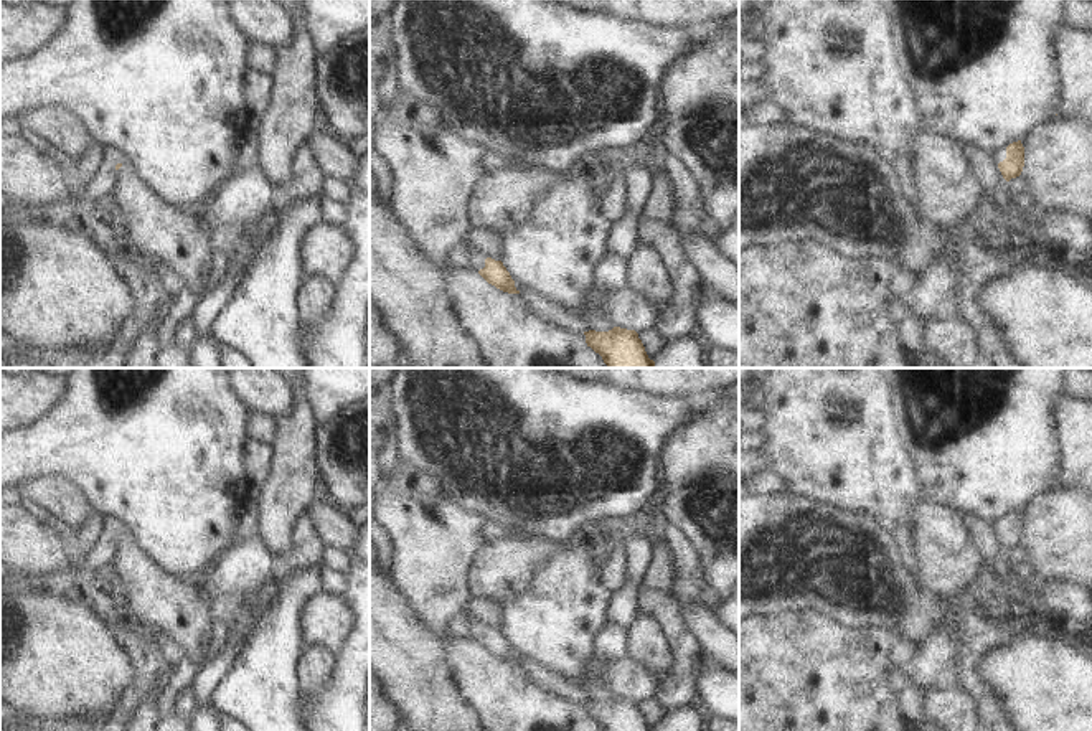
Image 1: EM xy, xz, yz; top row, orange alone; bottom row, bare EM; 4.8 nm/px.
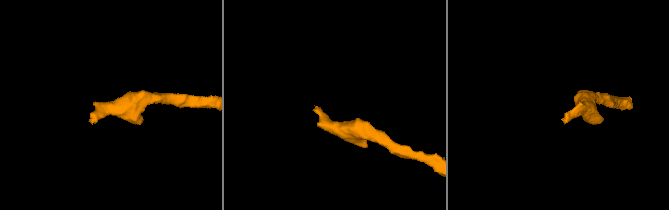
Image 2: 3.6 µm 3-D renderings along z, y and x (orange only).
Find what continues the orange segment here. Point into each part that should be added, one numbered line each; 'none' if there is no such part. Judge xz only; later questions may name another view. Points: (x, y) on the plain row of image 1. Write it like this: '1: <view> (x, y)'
1: xz (477, 631)

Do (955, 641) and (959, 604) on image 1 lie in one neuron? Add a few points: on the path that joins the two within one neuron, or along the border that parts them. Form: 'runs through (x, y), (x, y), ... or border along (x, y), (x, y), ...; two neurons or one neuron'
runs through (954, 632), (954, 613); one neuron

